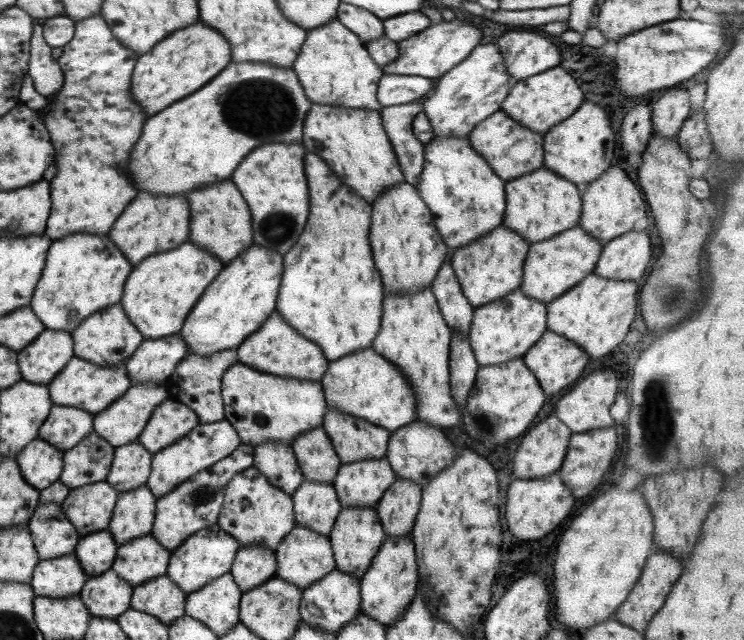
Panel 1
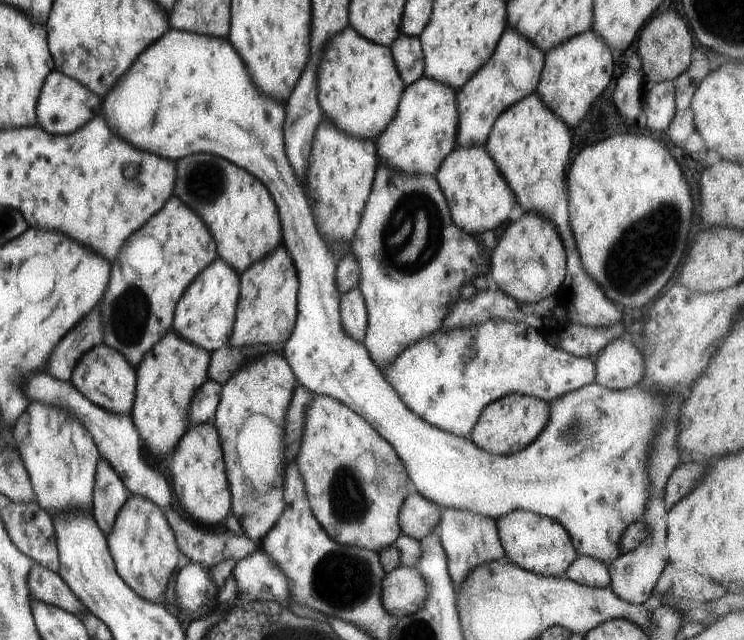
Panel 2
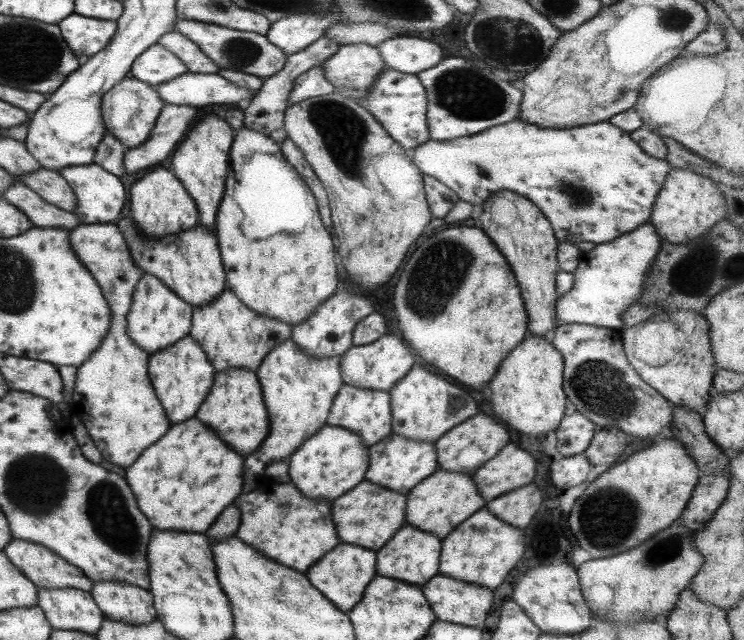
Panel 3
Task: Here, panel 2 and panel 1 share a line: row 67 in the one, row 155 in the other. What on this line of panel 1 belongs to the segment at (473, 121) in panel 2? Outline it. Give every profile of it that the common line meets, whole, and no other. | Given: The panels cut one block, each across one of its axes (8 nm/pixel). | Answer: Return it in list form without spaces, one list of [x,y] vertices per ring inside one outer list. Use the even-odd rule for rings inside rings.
[[[501,109],[478,122],[466,137],[469,139],[471,149],[477,151],[485,159],[491,171],[503,182],[533,172],[543,166],[542,136],[505,116]]]

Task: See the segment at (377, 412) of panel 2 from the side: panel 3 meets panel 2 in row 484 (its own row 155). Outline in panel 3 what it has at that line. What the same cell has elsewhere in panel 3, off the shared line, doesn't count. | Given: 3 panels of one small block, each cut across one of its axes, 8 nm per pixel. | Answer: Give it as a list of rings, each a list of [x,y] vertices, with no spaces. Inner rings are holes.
[[[515,118],[469,136],[448,141],[429,139],[409,152],[413,164],[423,175],[433,177],[450,188],[458,200],[472,205],[480,204],[499,190],[522,195],[541,211],[557,241],[573,244],[579,241],[603,244],[648,223],[655,197],[670,171],[665,159],[655,160],[644,151],[641,152],[641,147],[631,142],[628,132],[608,121],[589,123],[589,126],[577,126],[569,130],[549,130]]]

